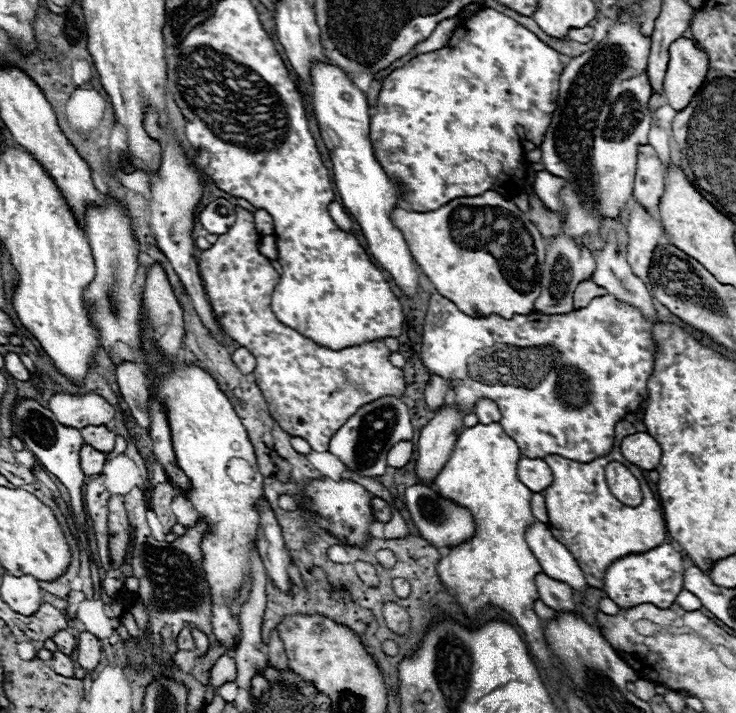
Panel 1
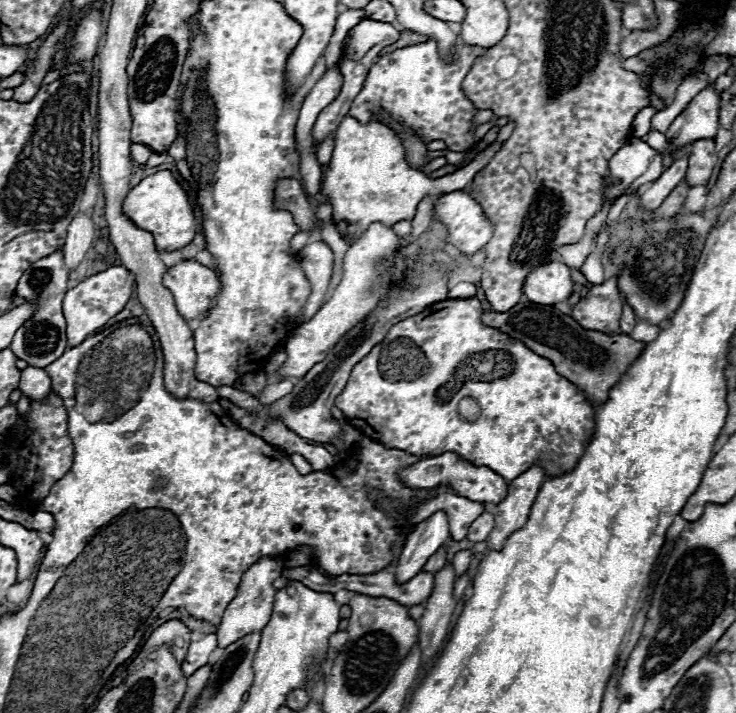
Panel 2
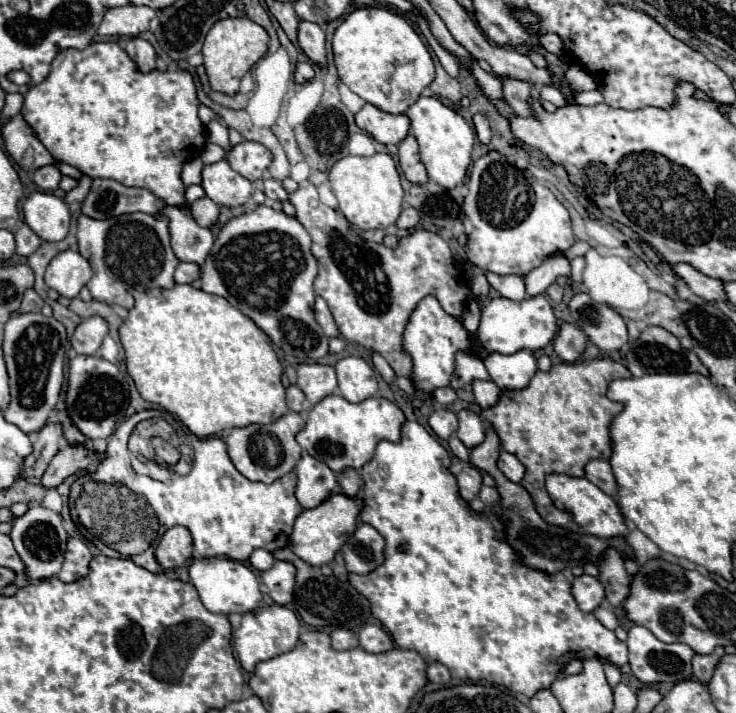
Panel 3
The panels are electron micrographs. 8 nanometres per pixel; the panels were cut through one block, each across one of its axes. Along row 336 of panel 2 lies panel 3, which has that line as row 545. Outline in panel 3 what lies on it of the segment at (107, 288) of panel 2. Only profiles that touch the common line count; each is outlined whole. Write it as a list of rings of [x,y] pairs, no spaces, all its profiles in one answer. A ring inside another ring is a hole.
[[[80,536],[70,538],[66,554],[64,554],[64,566],[62,566],[60,574],[58,574],[58,578],[62,582],[74,582],[80,576],[86,576],[90,558],[92,558],[92,554],[90,554],[88,544]]]

